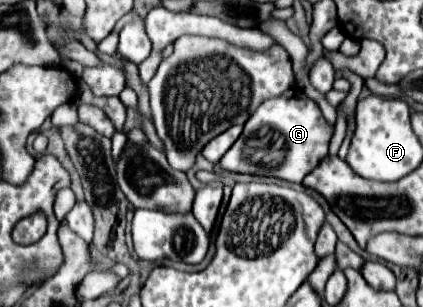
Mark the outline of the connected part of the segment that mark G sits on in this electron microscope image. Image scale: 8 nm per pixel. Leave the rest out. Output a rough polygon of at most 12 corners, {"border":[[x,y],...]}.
{"border":[[301,88],[265,100],[227,172],[303,182],[333,126]]}

